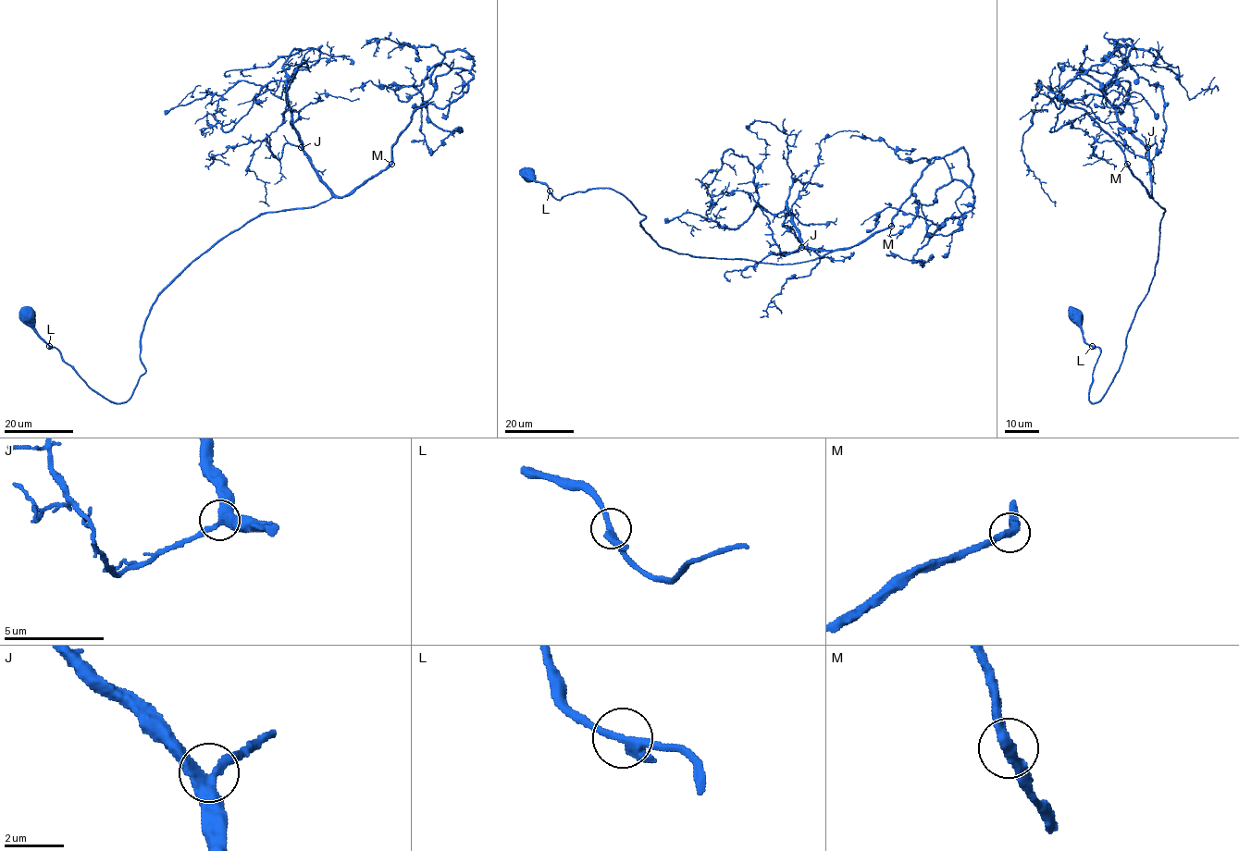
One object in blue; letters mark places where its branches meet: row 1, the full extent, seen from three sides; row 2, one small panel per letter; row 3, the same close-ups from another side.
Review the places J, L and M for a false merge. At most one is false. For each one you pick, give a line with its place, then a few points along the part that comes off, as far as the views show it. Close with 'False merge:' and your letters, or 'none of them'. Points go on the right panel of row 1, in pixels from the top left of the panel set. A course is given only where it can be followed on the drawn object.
False merge: none of them

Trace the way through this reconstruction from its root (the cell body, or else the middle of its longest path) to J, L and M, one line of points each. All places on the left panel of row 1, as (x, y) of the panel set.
J: (28, 314), (91, 388), (125, 402), (145, 371), (143, 326), (168, 286), (261, 215), (331, 196), (301, 147)
L: (28, 314), (31, 314), (31, 326), (36, 333), (49, 346)
M: (28, 314), (91, 388), (125, 402), (145, 371), (152, 304), (192, 263), (261, 215), (347, 196), (391, 164)

